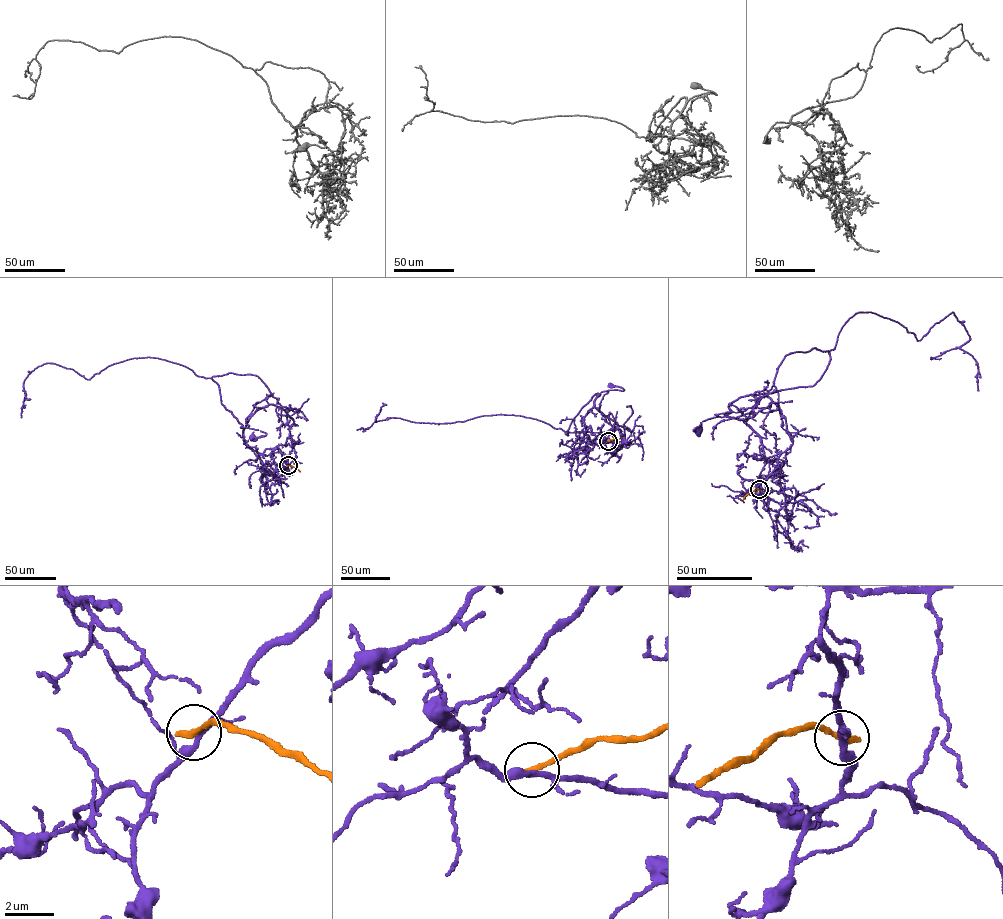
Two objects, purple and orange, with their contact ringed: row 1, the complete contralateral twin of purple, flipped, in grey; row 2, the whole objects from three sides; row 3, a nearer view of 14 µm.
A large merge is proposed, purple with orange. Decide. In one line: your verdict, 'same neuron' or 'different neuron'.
different neuron

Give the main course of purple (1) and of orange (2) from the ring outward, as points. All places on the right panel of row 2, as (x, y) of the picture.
1: (759, 490), (758, 480), (792, 444), (770, 398), (760, 396), (745, 422), (719, 416), (698, 430)
2: (759, 490), (743, 499)

